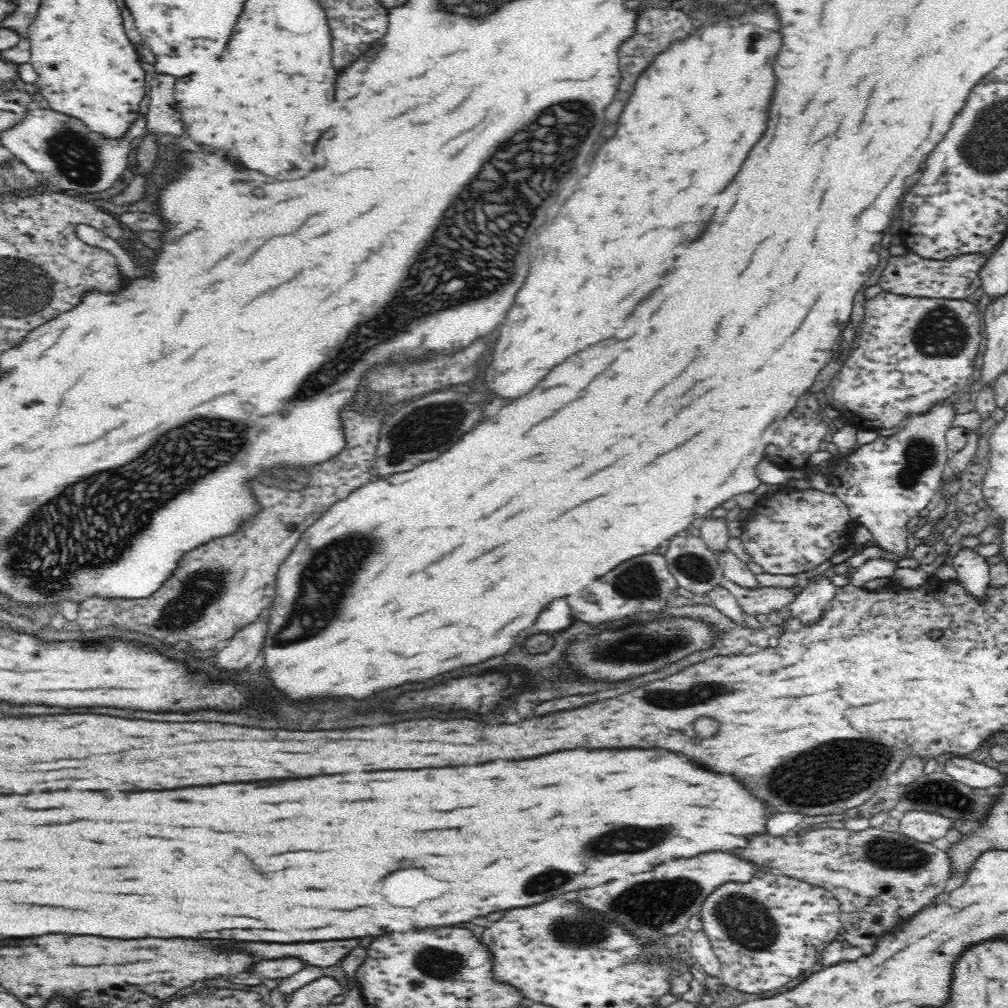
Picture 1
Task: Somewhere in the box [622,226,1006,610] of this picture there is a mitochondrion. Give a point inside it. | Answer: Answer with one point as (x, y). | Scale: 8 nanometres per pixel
(940, 332)

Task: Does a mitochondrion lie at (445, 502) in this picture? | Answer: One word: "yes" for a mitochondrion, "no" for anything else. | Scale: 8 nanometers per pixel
no

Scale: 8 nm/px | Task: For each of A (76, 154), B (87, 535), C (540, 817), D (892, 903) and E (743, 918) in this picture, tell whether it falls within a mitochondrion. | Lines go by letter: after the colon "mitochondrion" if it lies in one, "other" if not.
A: mitochondrion
B: mitochondrion
C: other
D: other
E: mitochondrion

